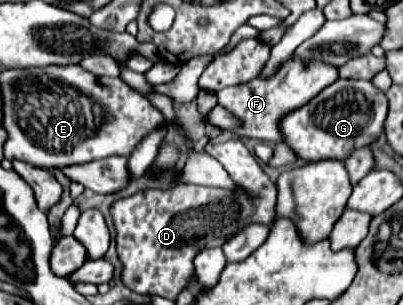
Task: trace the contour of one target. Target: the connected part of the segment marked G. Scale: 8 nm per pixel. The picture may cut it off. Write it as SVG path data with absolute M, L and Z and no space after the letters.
M337 79L325 87L307 105L287 113L279 121L283 143L293 149L299 159L321 161L321 159L347 159L355 149L371 145L383 133L387 117L387 97L371 81Z

